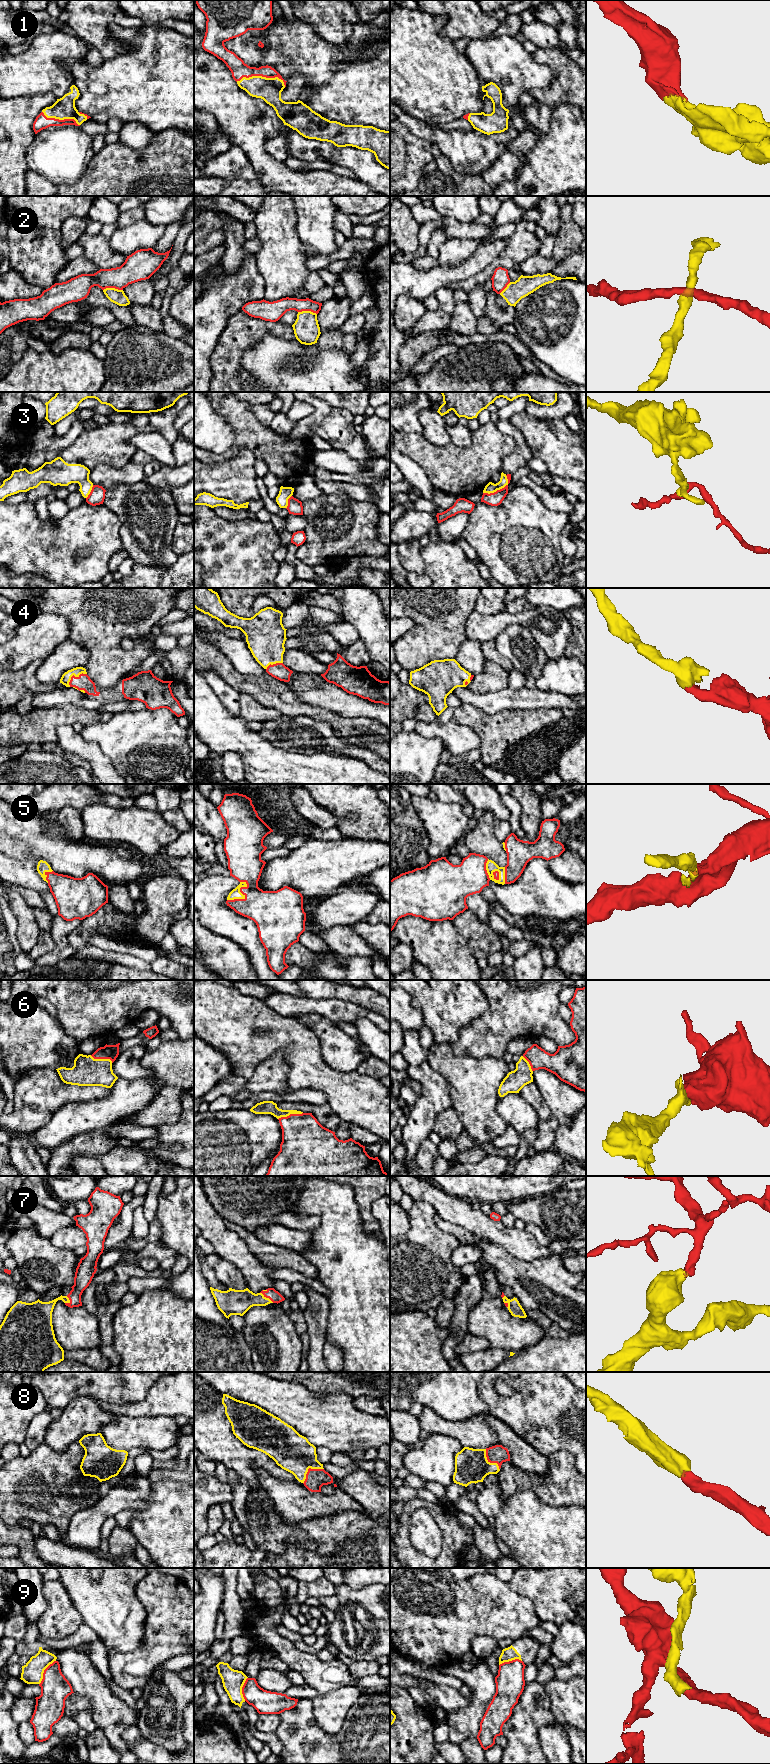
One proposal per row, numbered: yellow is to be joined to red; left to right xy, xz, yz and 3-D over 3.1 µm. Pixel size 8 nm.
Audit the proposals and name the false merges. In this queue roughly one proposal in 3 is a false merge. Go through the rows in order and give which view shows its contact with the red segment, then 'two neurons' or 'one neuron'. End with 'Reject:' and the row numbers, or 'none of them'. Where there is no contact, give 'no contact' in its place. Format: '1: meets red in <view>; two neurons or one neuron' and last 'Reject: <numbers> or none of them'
1: meets red in xz; one neuron
2: meets red in xy; two neurons
3: meets red in yz; two neurons
4: meets red in xy; one neuron
5: meets red in xz; one neuron
6: meets red in xz; one neuron
7: meets red in xz; one neuron
8: meets red in xz; one neuron
9: meets red in xy; two neurons
Reject: 2, 3, 9

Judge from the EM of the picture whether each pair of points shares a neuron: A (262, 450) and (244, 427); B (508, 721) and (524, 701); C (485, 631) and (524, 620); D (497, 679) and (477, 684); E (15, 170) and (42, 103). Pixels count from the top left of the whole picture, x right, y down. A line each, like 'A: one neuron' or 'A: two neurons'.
A: one neuron
B: two neurons
C: one neuron
D: one neuron
E: one neuron

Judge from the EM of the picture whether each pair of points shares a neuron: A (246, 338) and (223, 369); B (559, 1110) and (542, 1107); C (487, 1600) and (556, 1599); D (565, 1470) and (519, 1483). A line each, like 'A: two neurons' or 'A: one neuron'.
A: one neuron
B: two neurons
C: two neurons
D: one neuron

